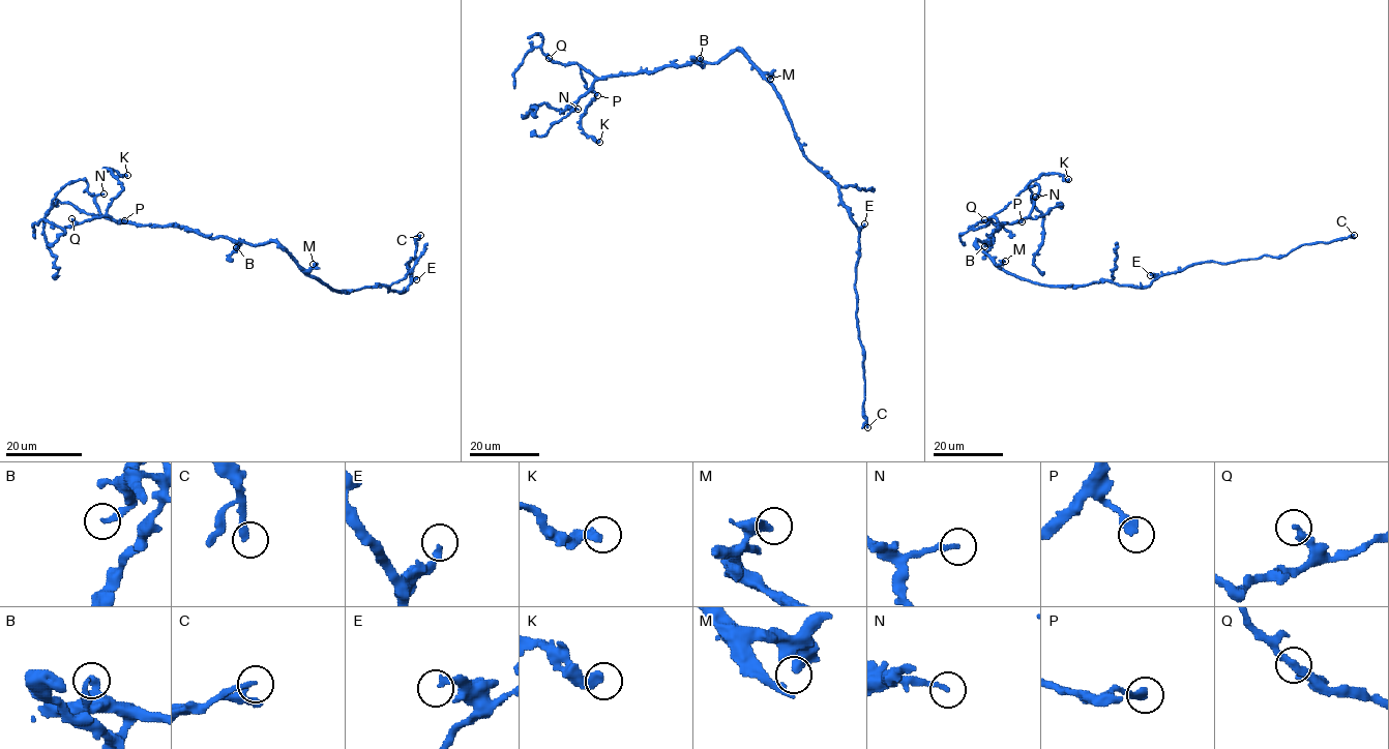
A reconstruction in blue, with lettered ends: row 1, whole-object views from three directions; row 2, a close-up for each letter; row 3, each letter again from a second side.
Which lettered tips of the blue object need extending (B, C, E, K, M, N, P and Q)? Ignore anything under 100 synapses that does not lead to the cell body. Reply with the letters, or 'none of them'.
C

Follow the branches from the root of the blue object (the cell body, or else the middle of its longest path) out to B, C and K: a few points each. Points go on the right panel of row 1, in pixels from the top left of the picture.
B: (1006, 272), (976, 242), (989, 242), (984, 246)
C: (1006, 272), (1047, 286), (1111, 280), (1147, 288), (1161, 275), (1195, 264), (1281, 257), (1304, 244), (1354, 235)
K: (1006, 272), (976, 242), (989, 242), (1004, 223), (995, 215), (1033, 180), (1046, 173), (1068, 179)

